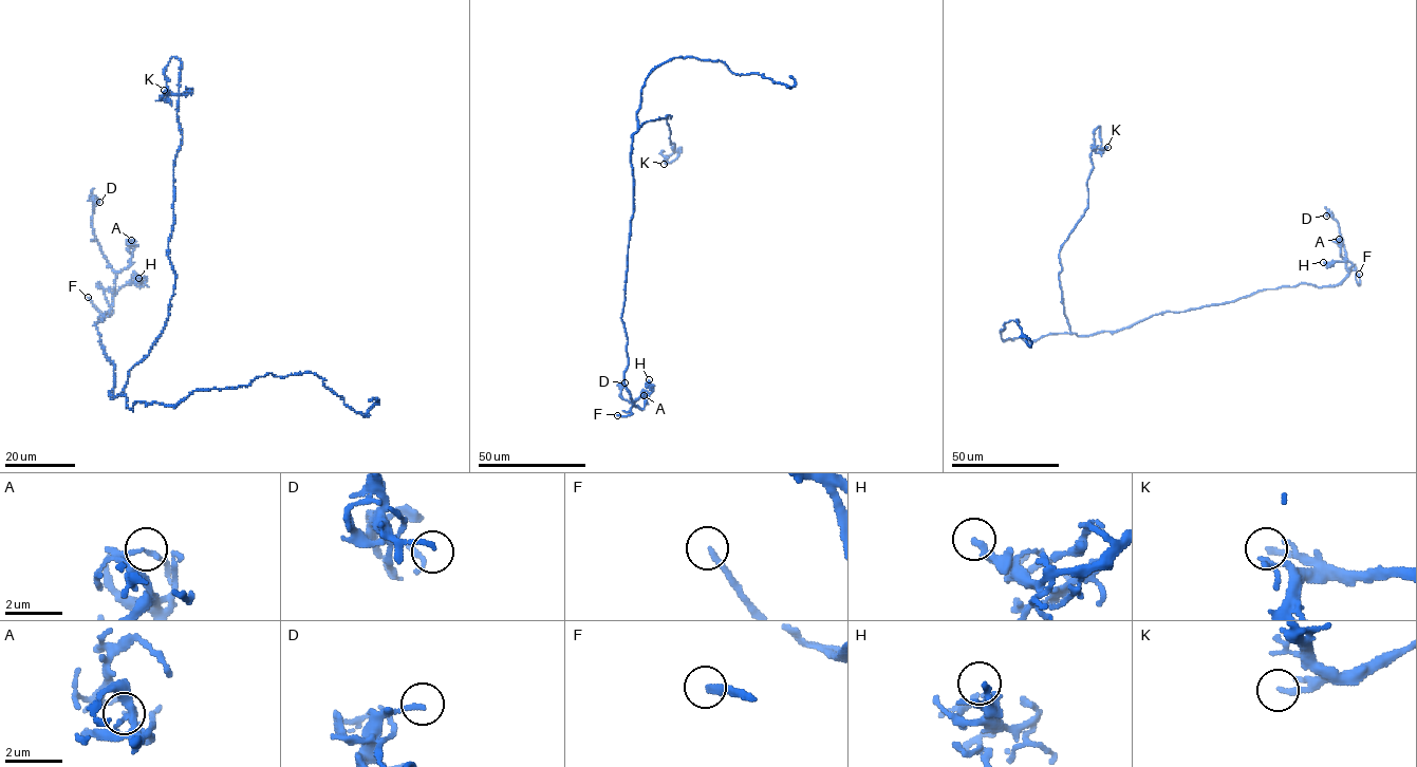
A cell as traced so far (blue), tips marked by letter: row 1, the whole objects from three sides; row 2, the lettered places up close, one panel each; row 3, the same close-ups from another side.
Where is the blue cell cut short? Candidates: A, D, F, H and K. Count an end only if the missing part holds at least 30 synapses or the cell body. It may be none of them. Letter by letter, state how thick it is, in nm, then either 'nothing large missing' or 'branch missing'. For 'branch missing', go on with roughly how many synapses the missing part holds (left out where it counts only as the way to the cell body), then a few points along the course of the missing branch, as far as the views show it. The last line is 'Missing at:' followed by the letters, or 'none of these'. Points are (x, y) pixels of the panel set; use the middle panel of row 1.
A: calibre 140 nm; nothing large missing
D: calibre 150 nm; nothing large missing
F: calibre 240 nm; branch missing; course (617, 415), (615, 423), (626, 434), (634, 434)
H: calibre 200 nm; nothing large missing
K: calibre 200 nm; branch missing; 70 synapses; course (664, 164), (652, 154), (656, 148)
Missing at: F, K

